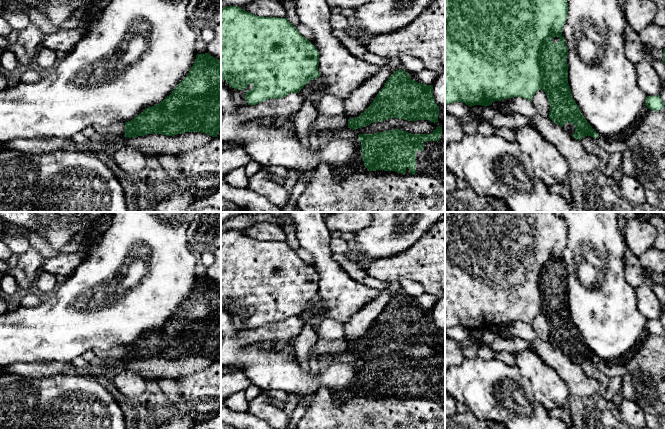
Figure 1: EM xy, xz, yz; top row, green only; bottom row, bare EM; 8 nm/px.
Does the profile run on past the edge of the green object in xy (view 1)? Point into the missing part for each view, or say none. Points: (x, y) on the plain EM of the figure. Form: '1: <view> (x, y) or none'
1: none

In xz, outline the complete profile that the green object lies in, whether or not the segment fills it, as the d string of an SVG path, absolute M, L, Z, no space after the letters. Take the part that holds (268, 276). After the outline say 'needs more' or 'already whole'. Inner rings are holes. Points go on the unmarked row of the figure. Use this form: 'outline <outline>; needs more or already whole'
outline M238 230L221 233L221 303L238 314L244 314L252 308L253 312L245 317L248 329L279 323L289 317L299 317L309 305L320 300L318 290L318 274L287 242L257 240Z; already whole

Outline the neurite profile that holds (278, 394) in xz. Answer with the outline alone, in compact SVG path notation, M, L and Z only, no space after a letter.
M261 390L260 393L266 393L270 395L272 398L276 398L280 401L283 401L284 403L286 403L289 398L288 393L281 390Z

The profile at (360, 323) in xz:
M399 280L389 281L386 288L380 289L377 297L353 314L350 321L345 324L342 338L347 343L359 341L373 326L388 302L399 293Z

